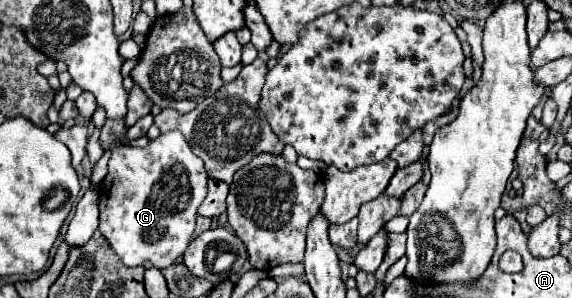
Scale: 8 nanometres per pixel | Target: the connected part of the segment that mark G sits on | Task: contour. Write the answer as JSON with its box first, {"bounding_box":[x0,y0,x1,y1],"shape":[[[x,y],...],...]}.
{"bounding_box":[98,131,208,269],"shape":[[[180,131],[162,133],[146,147],[114,147],[102,185],[98,189],[98,229],[124,265],[136,267],[150,259],[156,269],[162,269],[172,265],[192,243],[198,207],[208,193],[208,173]]]}

